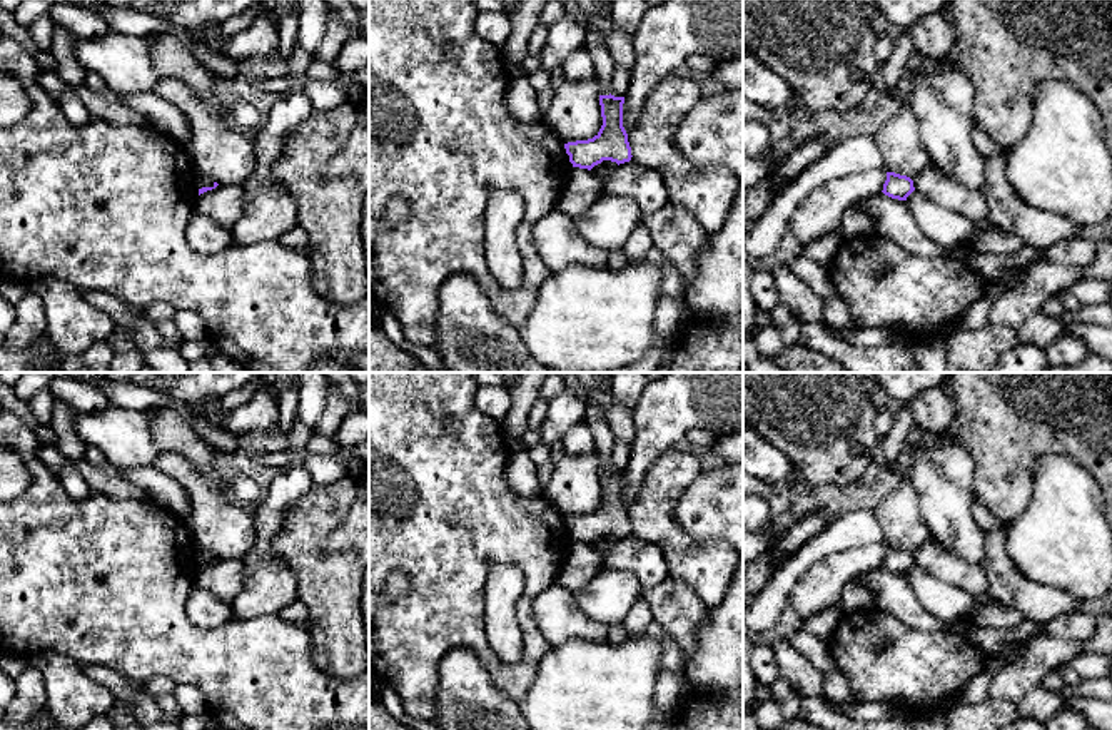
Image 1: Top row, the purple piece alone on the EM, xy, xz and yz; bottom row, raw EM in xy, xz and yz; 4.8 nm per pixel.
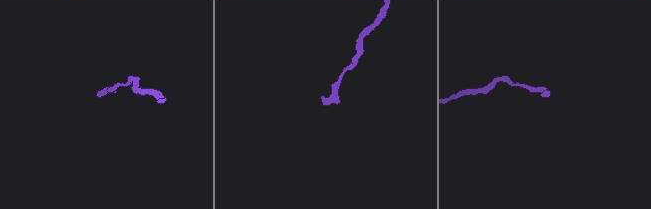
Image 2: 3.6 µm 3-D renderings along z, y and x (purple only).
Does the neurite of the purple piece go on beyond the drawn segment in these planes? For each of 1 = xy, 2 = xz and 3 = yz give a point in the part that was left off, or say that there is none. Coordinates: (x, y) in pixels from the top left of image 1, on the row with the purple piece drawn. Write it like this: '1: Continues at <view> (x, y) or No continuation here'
1: No continuation here
2: Continues at xz (605, 67)
3: No continuation here

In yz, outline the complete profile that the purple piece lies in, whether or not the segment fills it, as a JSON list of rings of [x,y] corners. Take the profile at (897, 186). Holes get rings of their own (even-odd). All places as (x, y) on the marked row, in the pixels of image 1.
[[[887,172],[887,180],[883,184],[883,194],[898,199],[907,200],[907,197],[915,190],[913,180],[907,175],[900,175],[895,172]]]

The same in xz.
[[[586,25],[586,48],[594,62],[594,74],[601,85],[599,105],[603,125],[593,139],[568,142],[564,149],[573,167],[591,170],[603,160],[611,160],[619,165],[629,162],[633,155],[628,134],[623,127],[624,97],[614,97],[611,94],[613,75],[618,65],[594,25]]]

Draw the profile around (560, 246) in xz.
[[[558,207],[534,224],[533,241],[551,271],[571,266],[604,267],[608,262],[608,252],[588,244],[576,232],[574,221]]]

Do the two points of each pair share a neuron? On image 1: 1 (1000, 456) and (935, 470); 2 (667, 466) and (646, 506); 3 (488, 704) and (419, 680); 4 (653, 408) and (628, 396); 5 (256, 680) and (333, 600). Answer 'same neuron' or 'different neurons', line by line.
1: different neurons
2: same neuron
3: different neurons
4: different neurons
5: different neurons

